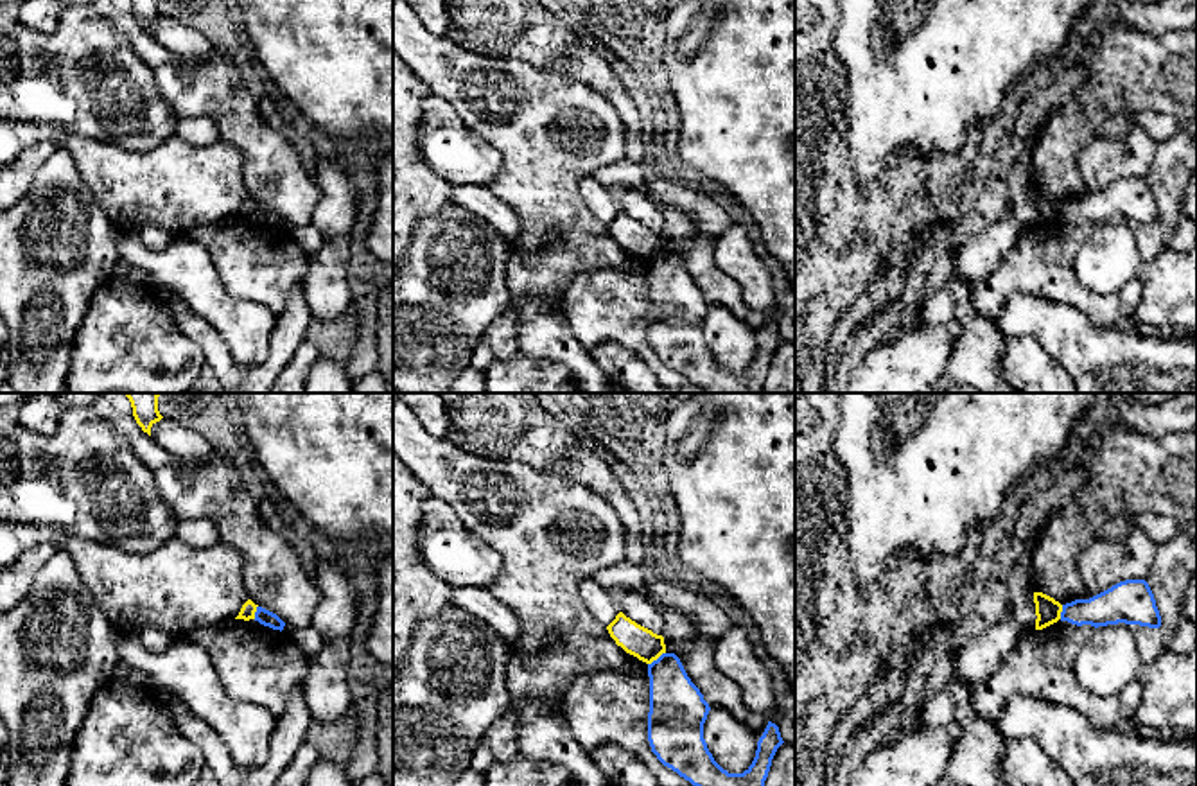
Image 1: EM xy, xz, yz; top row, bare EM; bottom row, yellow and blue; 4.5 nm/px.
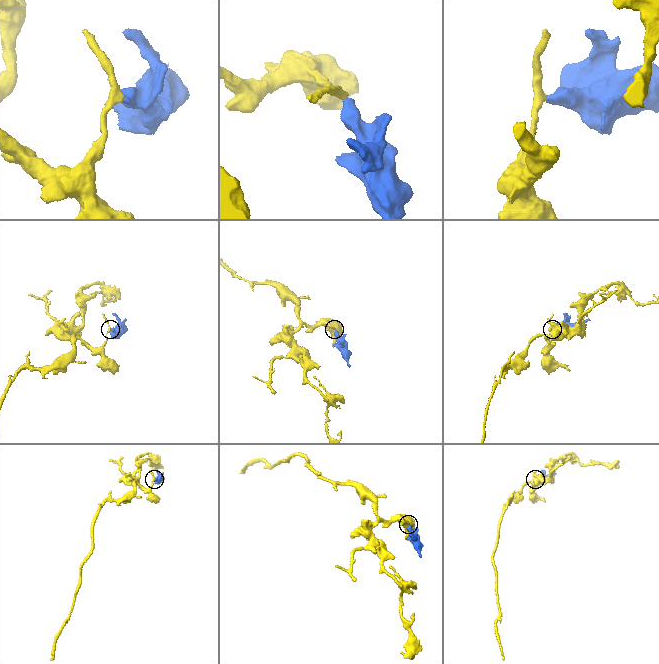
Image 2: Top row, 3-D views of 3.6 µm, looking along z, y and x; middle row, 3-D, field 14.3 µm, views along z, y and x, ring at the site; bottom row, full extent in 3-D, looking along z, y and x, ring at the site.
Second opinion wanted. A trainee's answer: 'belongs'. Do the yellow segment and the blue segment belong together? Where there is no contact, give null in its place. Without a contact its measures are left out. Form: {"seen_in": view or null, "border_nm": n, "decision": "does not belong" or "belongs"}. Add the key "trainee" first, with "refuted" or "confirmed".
{"trainee": "refuted", "seen_in": "xz", "border_nm": 100, "decision": "does not belong"}

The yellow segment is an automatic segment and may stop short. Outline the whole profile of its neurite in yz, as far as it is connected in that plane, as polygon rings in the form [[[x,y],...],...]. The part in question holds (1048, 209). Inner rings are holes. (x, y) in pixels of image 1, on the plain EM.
[[[1034,190],[1034,201],[1035,201],[1035,228],[1043,228],[1061,217],[1062,203],[1055,199],[1053,196]]]

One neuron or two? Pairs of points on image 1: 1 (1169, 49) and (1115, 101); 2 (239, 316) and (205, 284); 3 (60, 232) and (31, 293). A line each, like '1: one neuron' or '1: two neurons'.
1: one neuron
2: one neuron
3: one neuron

